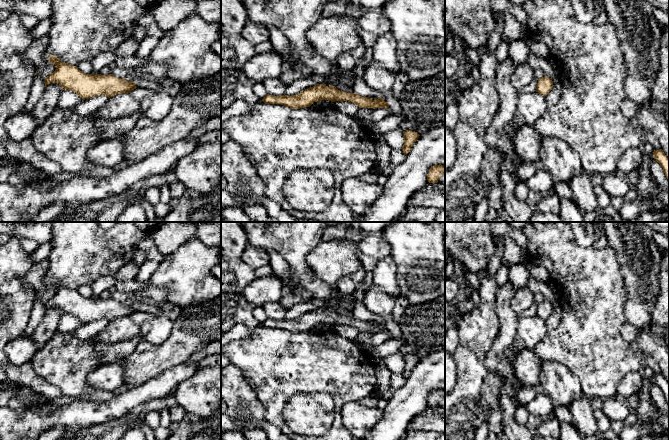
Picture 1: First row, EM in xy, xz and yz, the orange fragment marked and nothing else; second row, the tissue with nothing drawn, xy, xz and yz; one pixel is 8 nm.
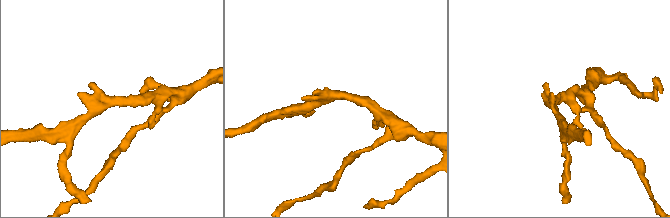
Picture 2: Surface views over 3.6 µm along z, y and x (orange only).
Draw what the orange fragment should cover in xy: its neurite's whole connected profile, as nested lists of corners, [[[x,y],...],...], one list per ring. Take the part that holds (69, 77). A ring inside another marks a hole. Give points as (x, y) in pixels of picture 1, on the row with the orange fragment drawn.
[[[54,55],[49,56],[49,62],[55,64],[56,69],[45,78],[45,87],[50,83],[57,83],[63,90],[72,90],[83,100],[99,95],[110,98],[130,93],[137,88],[133,80],[126,81],[111,74],[85,74],[77,66],[62,62]]]

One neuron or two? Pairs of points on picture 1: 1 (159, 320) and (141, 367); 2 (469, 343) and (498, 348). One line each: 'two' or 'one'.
1: two
2: two

